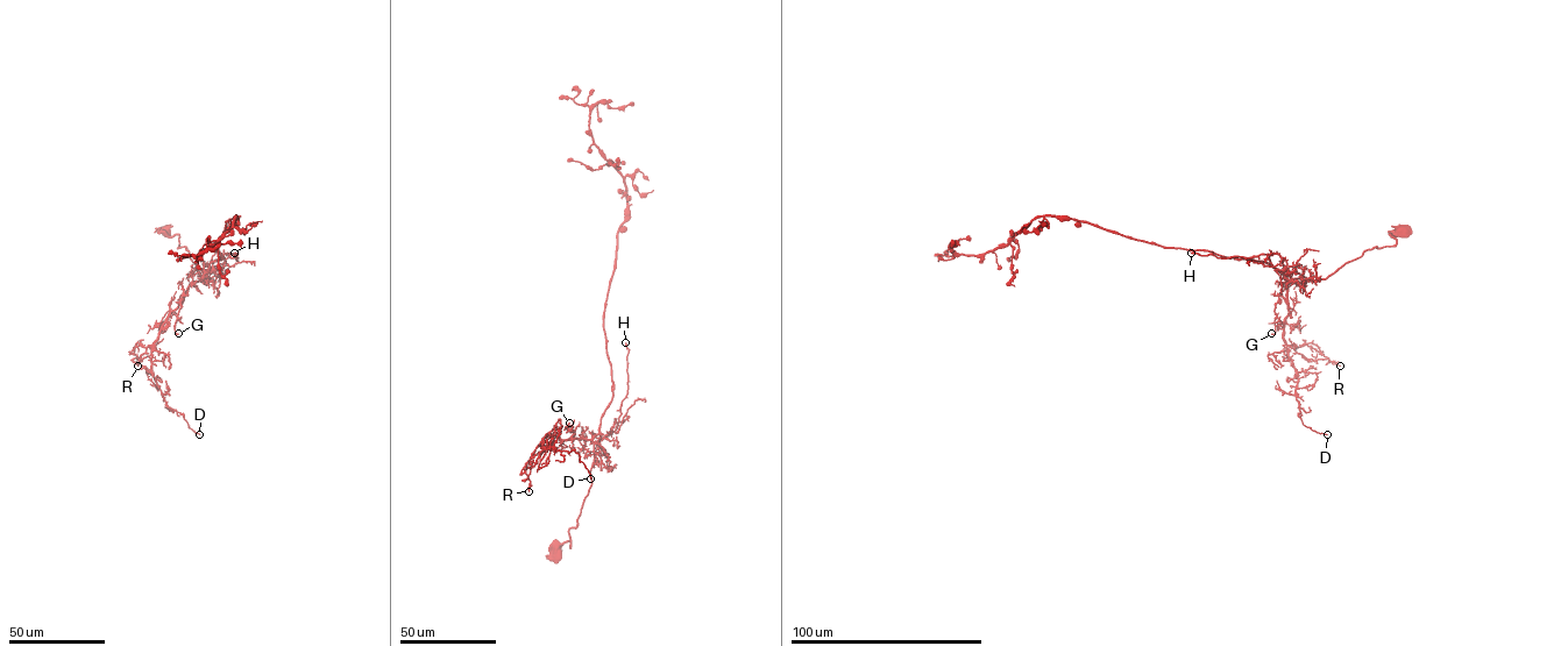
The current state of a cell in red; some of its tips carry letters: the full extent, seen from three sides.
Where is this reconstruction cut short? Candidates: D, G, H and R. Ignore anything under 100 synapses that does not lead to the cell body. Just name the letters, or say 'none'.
none

